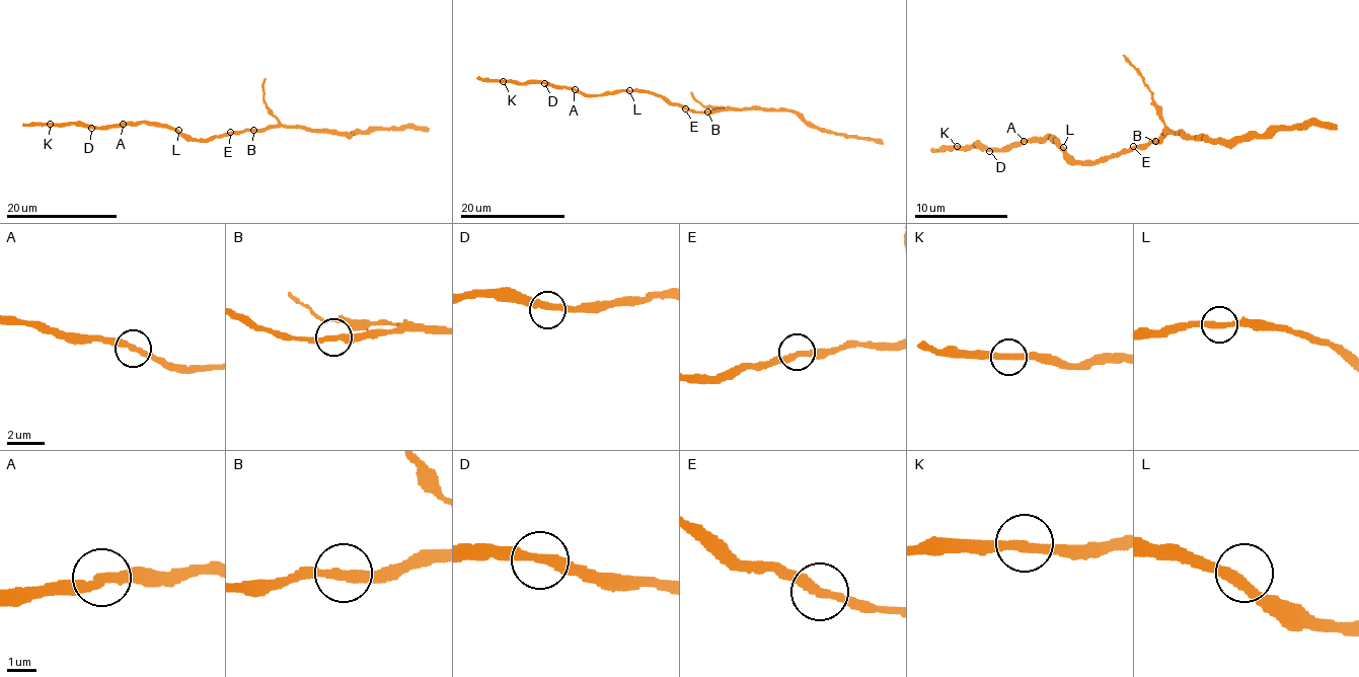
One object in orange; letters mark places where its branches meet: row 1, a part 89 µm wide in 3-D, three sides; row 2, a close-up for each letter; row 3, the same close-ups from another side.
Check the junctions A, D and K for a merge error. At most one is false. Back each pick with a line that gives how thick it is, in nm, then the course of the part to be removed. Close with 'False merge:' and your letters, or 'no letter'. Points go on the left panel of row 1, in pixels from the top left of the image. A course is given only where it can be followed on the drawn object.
False merge: no letter

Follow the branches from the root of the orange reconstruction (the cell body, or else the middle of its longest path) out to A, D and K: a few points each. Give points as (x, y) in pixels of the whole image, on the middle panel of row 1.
A: (681, 106), (647, 92), (622, 90), (583, 95), (574, 90)
D: (681, 106), (647, 92), (622, 90), (583, 95), (573, 88), (544, 83)
K: (681, 106), (637, 90), (583, 95), (573, 88), (545, 83), (503, 81)

